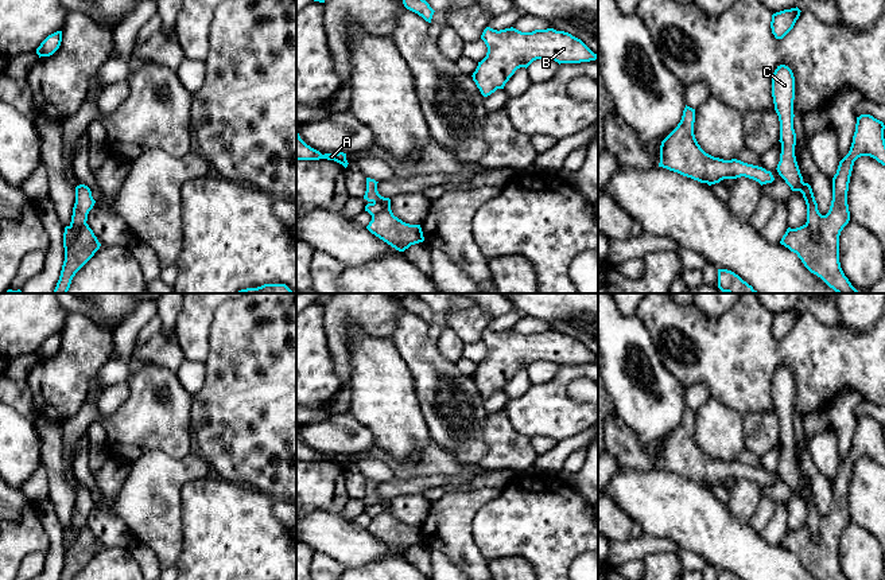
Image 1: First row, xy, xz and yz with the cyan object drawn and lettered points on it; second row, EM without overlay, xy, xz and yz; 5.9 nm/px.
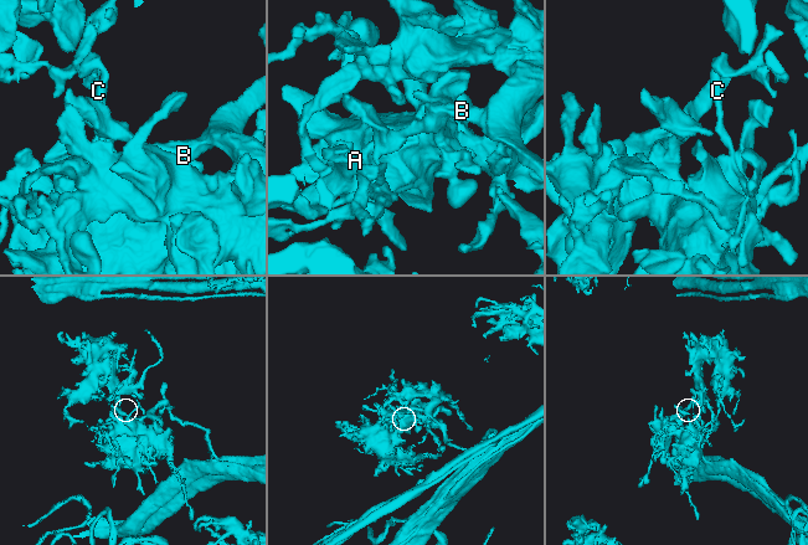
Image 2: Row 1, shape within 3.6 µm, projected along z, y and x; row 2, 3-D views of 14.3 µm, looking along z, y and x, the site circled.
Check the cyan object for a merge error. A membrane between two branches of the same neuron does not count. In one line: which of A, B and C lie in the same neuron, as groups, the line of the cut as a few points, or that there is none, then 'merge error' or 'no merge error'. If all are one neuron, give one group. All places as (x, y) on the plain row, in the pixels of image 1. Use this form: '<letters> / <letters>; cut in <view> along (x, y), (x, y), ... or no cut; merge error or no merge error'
A B C; no cut; no merge error

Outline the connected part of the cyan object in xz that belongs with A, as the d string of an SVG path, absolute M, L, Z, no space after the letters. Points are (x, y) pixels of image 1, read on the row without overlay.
M296 427L296 462L319 462L319 460L334 462L334 463L342 466L345 470L349 466L346 462L346 455L343 455L343 454L322 456L319 452L307 447L300 440L300 437L298 435L298 427Z

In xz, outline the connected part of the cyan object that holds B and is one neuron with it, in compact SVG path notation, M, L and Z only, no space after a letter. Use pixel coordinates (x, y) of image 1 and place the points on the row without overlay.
M486 328L481 340L488 354L471 378L484 398L504 390L517 370L527 370L536 361L559 366L598 361L581 340L554 330L521 334L513 328L500 332Z

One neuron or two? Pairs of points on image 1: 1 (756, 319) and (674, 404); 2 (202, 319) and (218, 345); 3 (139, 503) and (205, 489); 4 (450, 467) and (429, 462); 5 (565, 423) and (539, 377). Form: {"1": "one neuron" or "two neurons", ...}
{"1": "two neurons", "2": "two neurons", "3": "two neurons", "4": "one neuron", "5": "two neurons"}

